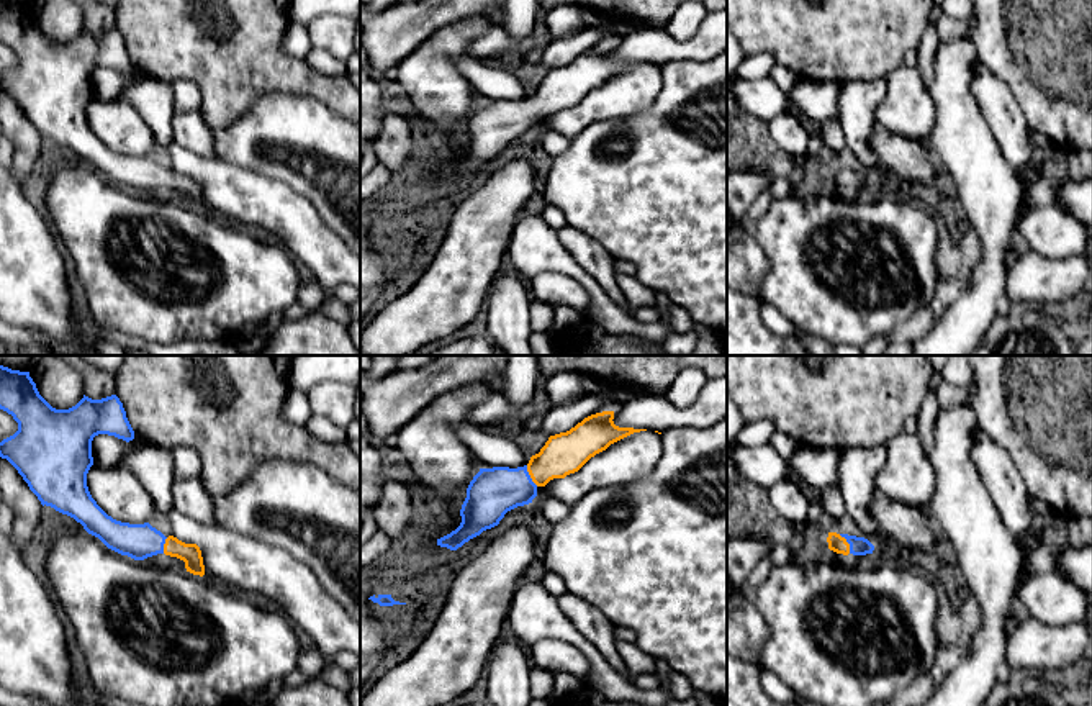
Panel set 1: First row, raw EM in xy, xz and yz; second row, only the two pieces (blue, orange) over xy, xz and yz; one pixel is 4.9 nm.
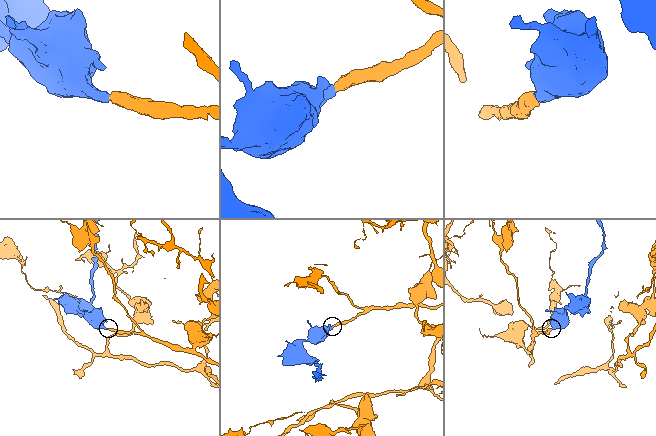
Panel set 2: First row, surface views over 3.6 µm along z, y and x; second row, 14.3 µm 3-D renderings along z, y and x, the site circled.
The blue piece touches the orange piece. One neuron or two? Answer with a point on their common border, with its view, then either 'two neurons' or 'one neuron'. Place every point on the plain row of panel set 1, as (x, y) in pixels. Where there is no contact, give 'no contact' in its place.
contact xz (529, 108); one neuron

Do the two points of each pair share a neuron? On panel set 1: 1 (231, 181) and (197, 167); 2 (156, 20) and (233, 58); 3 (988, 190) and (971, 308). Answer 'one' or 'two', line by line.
1: one
2: one
3: one

